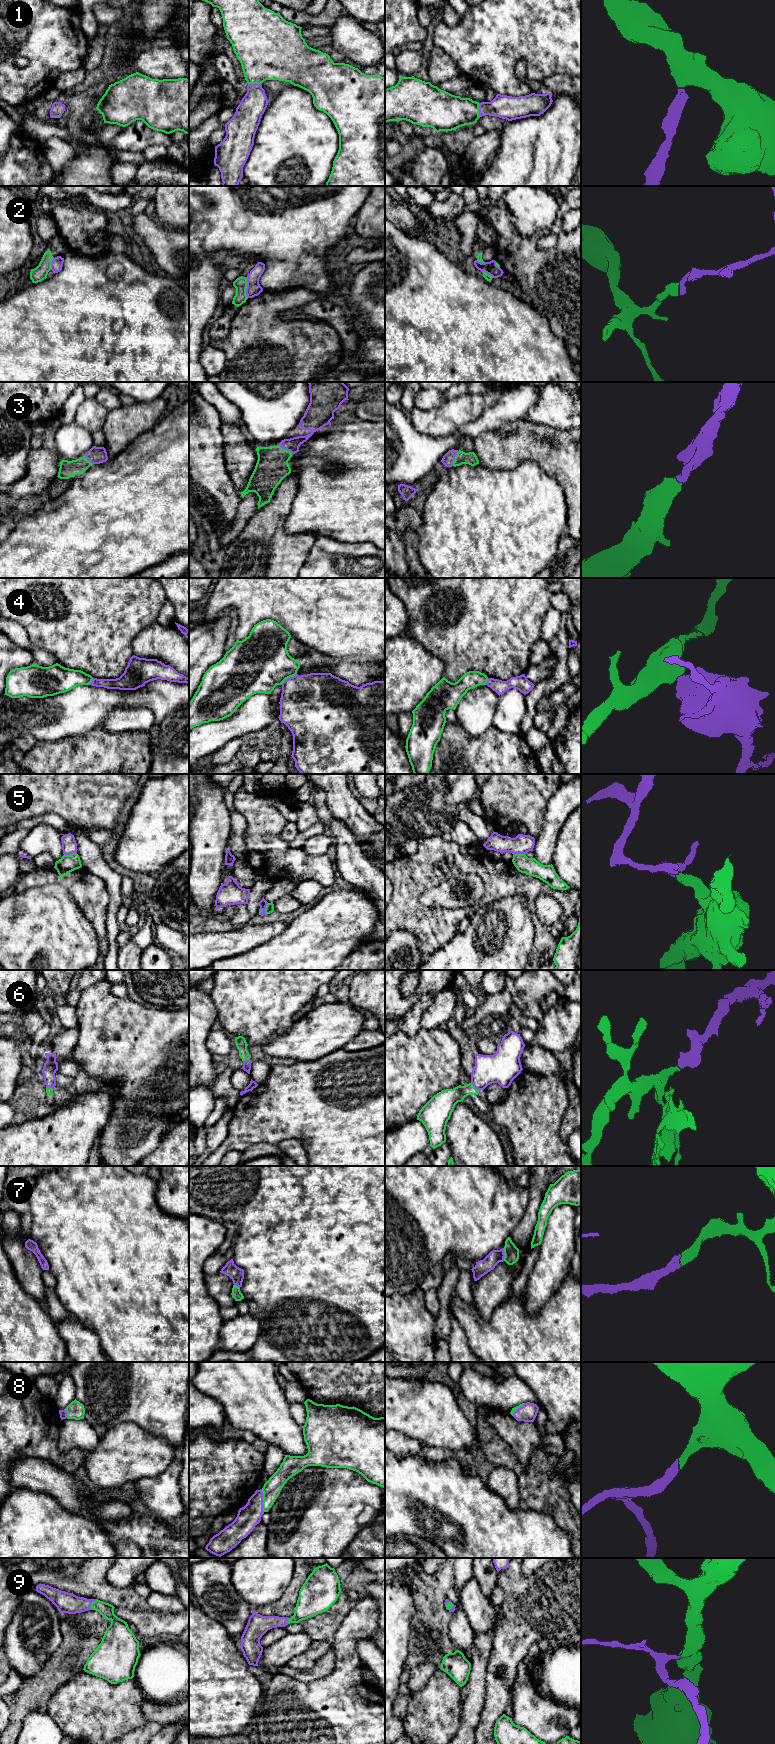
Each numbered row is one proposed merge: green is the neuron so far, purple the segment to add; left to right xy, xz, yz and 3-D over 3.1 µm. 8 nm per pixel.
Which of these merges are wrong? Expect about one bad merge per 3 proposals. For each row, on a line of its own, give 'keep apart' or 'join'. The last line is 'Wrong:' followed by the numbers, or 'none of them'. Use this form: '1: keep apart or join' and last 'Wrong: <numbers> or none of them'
1: join
2: keep apart
3: join
4: keep apart
5: keep apart
6: join
7: join
8: join
9: join
Wrong: 2, 4, 5

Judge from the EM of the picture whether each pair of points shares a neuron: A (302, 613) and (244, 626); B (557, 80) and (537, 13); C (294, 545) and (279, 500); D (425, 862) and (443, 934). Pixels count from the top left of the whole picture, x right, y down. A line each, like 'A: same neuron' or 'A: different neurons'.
A: same neuron
B: different neurons
C: same neuron
D: same neuron

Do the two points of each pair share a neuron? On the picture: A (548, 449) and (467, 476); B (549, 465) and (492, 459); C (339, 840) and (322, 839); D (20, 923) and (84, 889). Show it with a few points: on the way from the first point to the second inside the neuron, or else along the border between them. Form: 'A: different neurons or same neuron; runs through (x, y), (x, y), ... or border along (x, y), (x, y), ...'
A: different neurons; border along (479, 463), (489, 468), (514, 468)
B: same neuron; runs through (535, 453), (506, 453)
C: different neurons; border along (326, 832), (332, 837), (333, 844)
D: different neurons; border along (62, 882), (85, 915)

